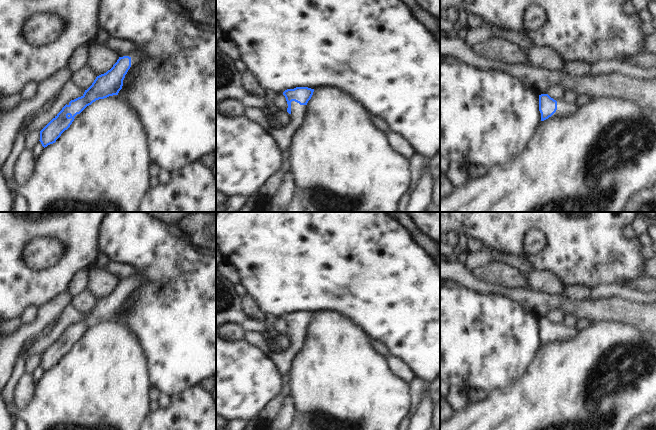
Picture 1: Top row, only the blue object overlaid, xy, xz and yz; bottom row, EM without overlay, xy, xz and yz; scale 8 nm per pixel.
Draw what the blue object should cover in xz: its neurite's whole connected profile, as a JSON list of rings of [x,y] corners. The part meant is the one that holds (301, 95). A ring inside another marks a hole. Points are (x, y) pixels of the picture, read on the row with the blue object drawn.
[[[296,87],[283,92],[288,104],[287,112],[291,115],[291,123],[281,128],[276,126],[271,128],[271,134],[279,141],[279,146],[283,148],[283,151],[288,151],[293,134],[301,126],[307,103],[313,92],[314,89],[308,87]]]

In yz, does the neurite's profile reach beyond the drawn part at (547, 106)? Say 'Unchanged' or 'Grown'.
Grown.

